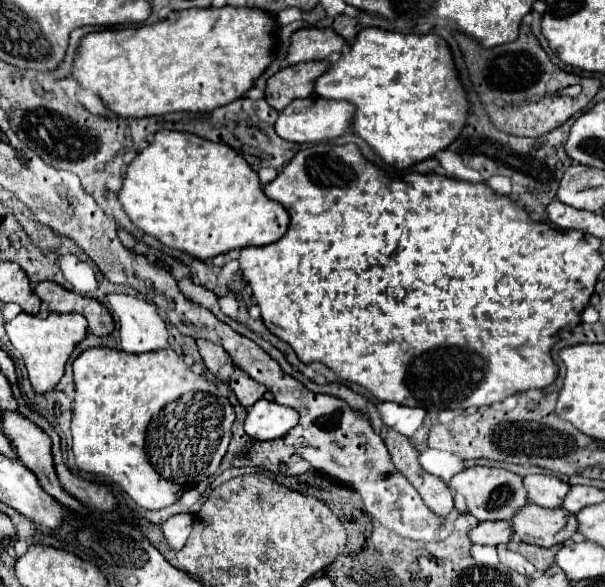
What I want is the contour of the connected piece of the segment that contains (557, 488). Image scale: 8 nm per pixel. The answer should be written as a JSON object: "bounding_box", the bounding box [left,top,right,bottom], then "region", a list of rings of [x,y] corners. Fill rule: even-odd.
{"bounding_box":[523,476,569,508],"region":[[[525,476],[523,486],[527,490],[527,500],[543,508],[557,508],[563,494],[569,490],[569,486],[555,476]]]}

